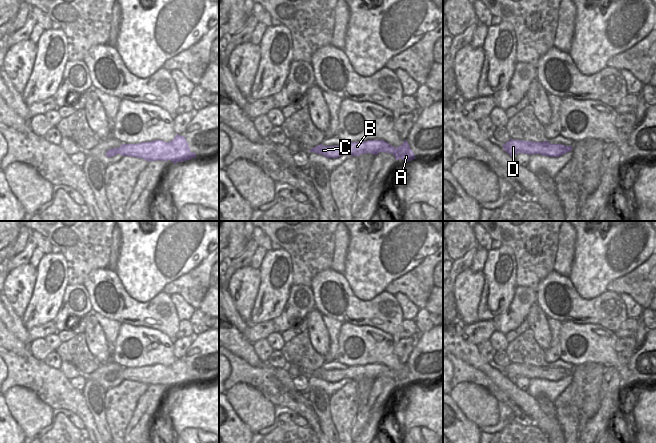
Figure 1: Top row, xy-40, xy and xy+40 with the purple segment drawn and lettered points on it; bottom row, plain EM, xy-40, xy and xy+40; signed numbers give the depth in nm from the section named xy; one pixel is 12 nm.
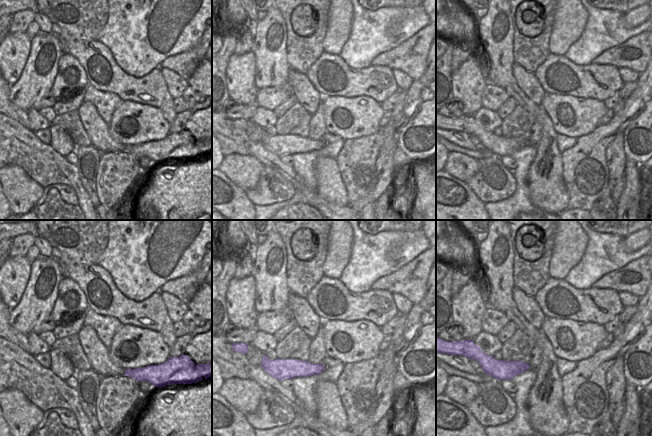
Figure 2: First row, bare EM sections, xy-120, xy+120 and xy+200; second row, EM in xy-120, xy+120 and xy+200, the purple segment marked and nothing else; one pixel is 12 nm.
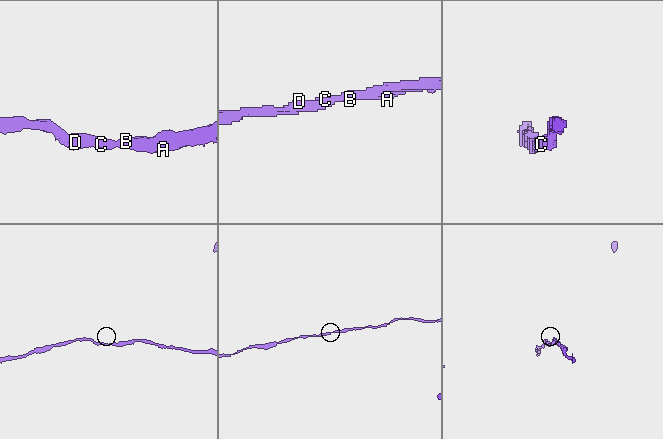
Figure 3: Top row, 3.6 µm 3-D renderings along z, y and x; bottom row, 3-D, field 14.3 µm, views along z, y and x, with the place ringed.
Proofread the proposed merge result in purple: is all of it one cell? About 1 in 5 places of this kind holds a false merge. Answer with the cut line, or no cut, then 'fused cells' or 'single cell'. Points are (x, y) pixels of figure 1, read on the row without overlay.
cut none; single cell

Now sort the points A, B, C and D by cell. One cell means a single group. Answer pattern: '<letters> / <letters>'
A B C D

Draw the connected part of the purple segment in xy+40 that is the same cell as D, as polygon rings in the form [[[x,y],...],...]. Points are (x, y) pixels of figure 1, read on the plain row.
[[[510,363],[503,368],[503,373],[513,382],[518,377],[541,378],[549,381],[559,381],[572,374],[572,370],[562,368],[551,368],[547,365],[532,366]]]

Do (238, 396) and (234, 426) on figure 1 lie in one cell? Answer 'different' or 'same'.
different

